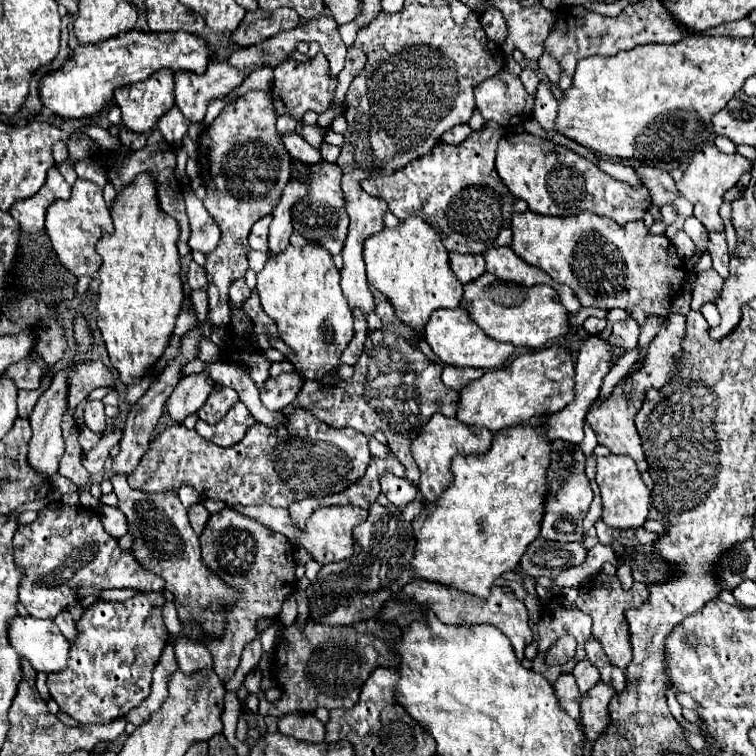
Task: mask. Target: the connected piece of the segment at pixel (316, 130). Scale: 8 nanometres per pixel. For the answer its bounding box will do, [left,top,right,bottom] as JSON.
[296,124,328,149]

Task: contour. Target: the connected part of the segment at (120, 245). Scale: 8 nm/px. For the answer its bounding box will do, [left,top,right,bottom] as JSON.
[96,172,184,386]

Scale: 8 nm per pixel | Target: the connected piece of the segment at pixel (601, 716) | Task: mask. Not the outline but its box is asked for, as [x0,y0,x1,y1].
[580,682,618,742]

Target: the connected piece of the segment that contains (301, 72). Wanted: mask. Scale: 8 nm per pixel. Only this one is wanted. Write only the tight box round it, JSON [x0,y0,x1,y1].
[272,52,338,120]

